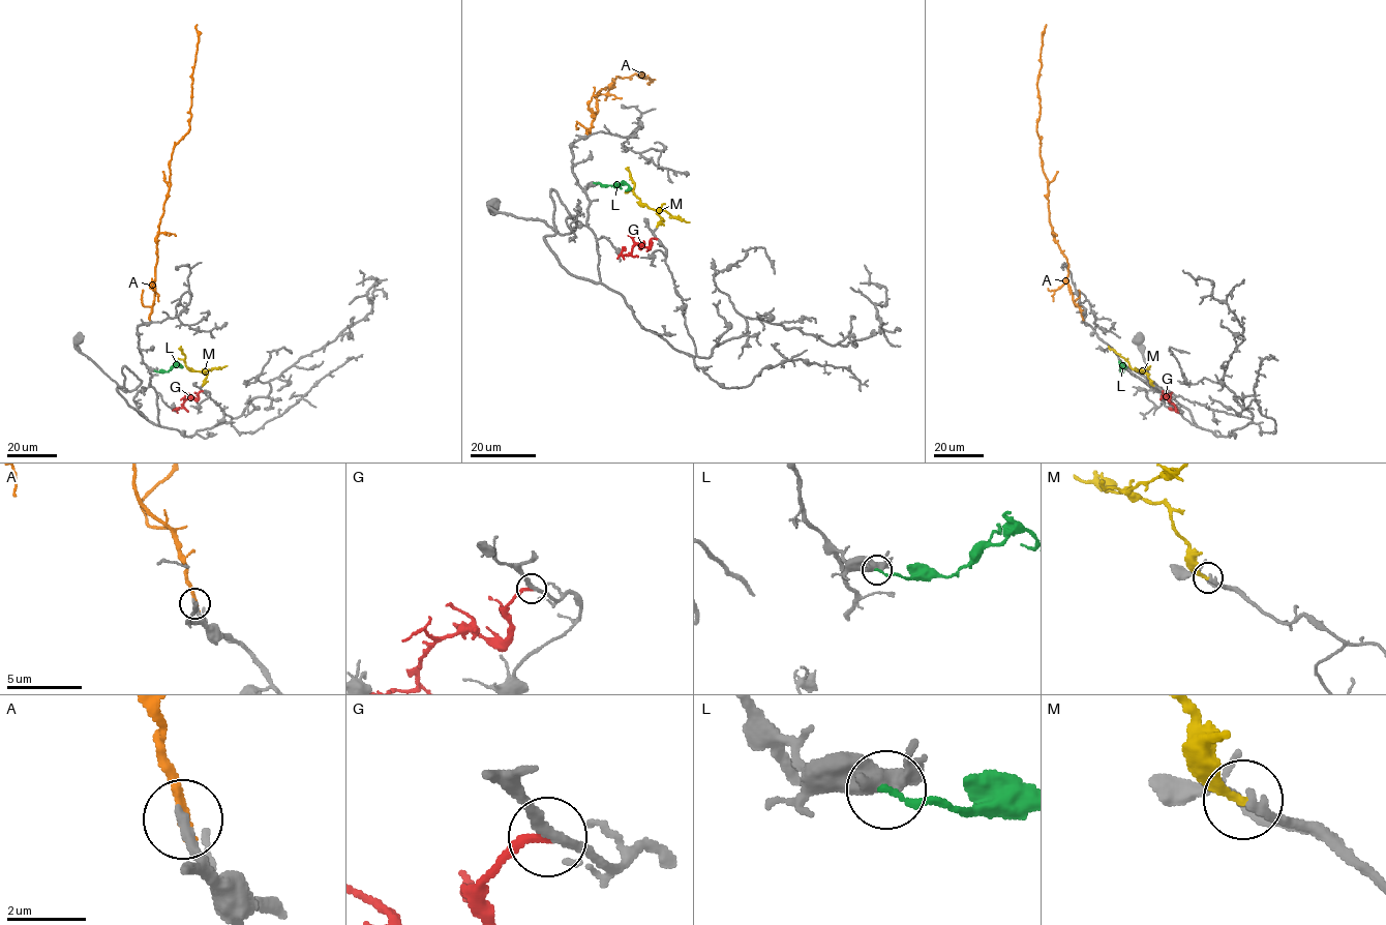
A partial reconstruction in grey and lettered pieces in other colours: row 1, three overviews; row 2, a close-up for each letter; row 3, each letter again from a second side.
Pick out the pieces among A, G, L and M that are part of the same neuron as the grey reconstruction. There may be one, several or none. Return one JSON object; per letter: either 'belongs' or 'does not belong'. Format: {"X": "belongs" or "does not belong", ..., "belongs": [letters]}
{"A": "belongs", "G": "does not belong", "L": "does not belong", "M": "belongs", "belongs": ["A", "M"]}

